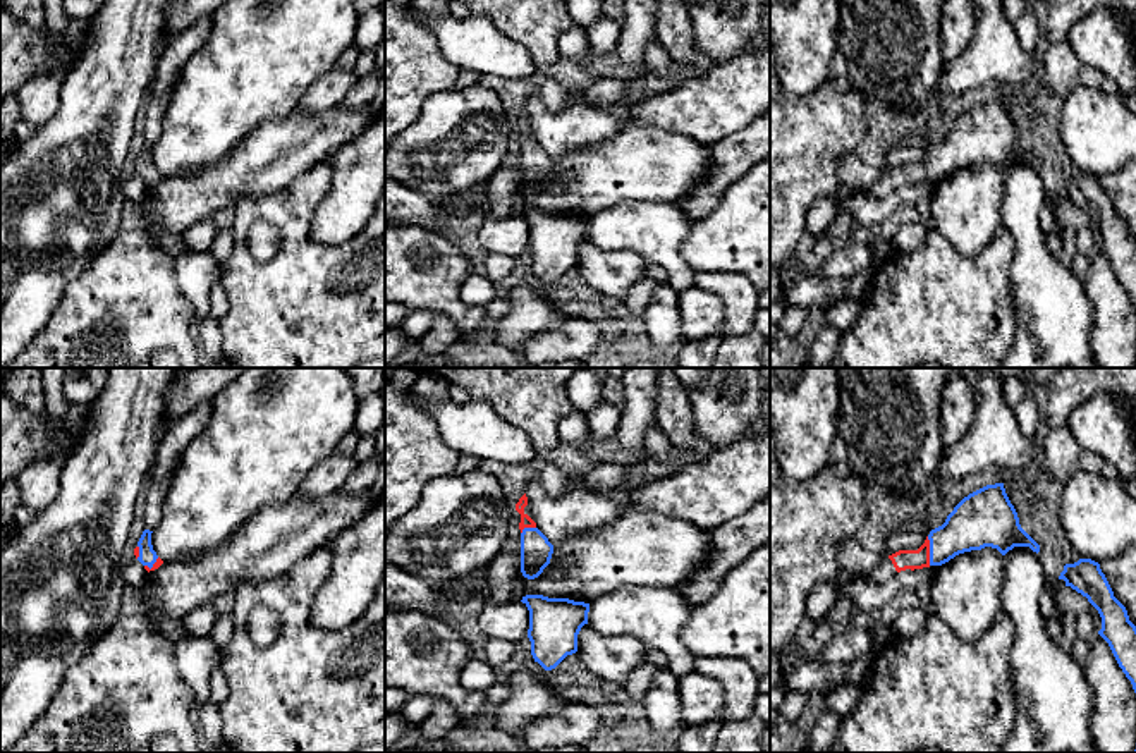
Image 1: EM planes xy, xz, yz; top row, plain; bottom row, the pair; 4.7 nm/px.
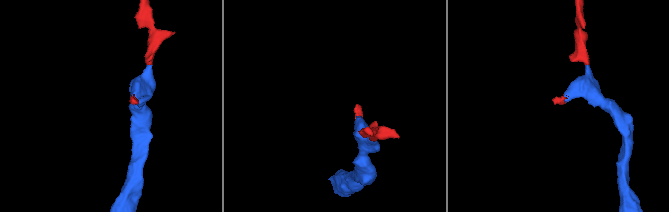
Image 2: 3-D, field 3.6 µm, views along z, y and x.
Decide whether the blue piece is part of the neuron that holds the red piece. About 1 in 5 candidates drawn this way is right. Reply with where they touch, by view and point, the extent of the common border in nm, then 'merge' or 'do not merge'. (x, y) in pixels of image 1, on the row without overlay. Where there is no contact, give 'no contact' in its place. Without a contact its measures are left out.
meets red in yz at (928, 165); contact 140 nm long; merge

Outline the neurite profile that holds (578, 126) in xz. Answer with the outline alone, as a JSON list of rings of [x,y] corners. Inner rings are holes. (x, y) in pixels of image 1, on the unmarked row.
[[[534,93],[526,103],[528,129],[552,160],[562,158],[571,150],[605,143],[619,136],[626,120],[612,110],[572,100],[565,108],[552,112]]]

